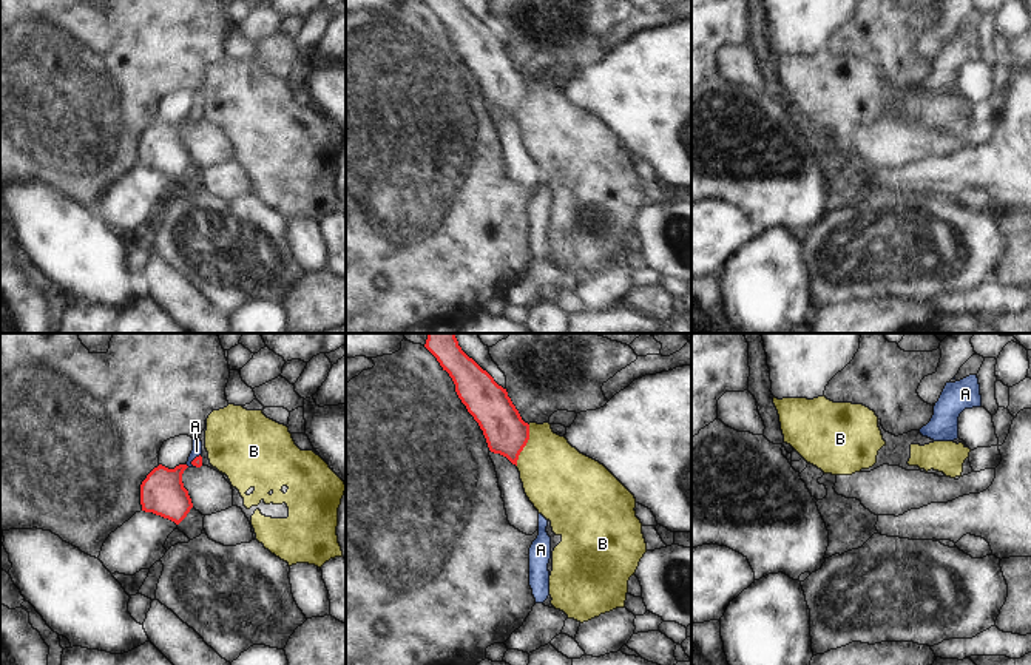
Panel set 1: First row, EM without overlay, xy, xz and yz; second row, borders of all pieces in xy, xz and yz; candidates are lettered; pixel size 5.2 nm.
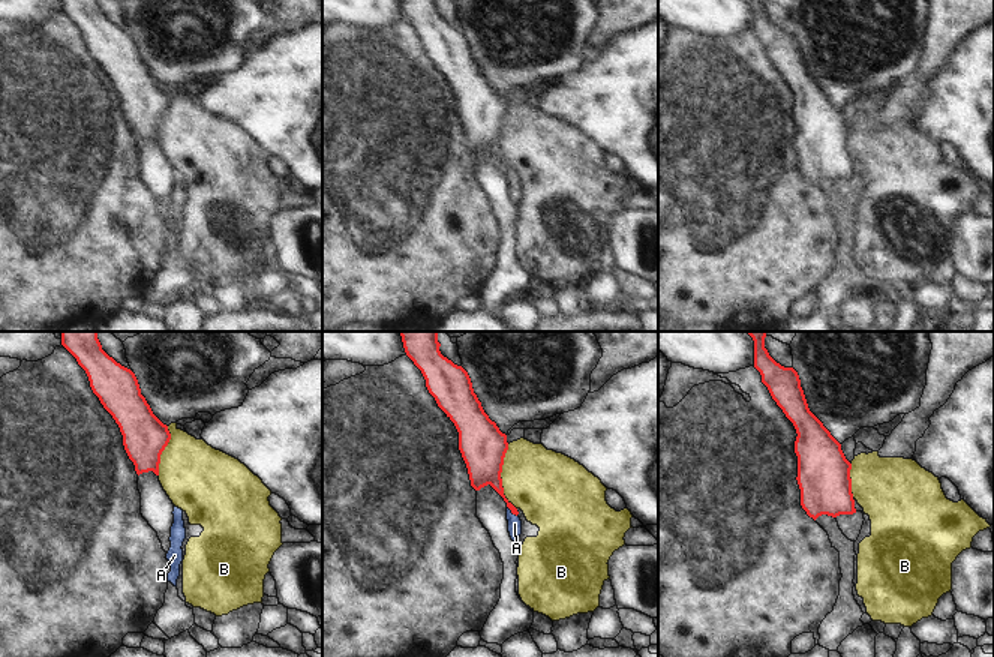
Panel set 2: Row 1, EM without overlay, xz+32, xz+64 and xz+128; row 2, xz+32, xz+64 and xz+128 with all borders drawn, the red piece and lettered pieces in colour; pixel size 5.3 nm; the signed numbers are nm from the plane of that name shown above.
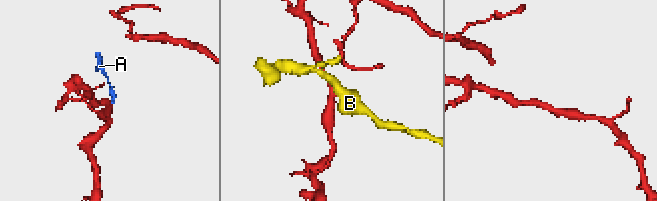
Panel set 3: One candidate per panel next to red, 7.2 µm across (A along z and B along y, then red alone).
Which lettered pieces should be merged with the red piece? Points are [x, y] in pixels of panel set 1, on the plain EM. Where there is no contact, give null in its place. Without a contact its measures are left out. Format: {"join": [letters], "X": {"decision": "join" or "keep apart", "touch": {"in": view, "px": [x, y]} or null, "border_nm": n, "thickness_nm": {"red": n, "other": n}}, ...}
{"join": ["A"], "A": {"decision": "join", "touch": {"in": "xy", "px": [193, 114]}, "border_nm": 80, "thickness_nm": {"red": 50, "other": 50}}, "B": {"decision": "keep apart", "touch": {"in": "xz", "px": [525, 99]}, "border_nm": 220, "thickness_nm": {"red": 220, "other": 360}}}

